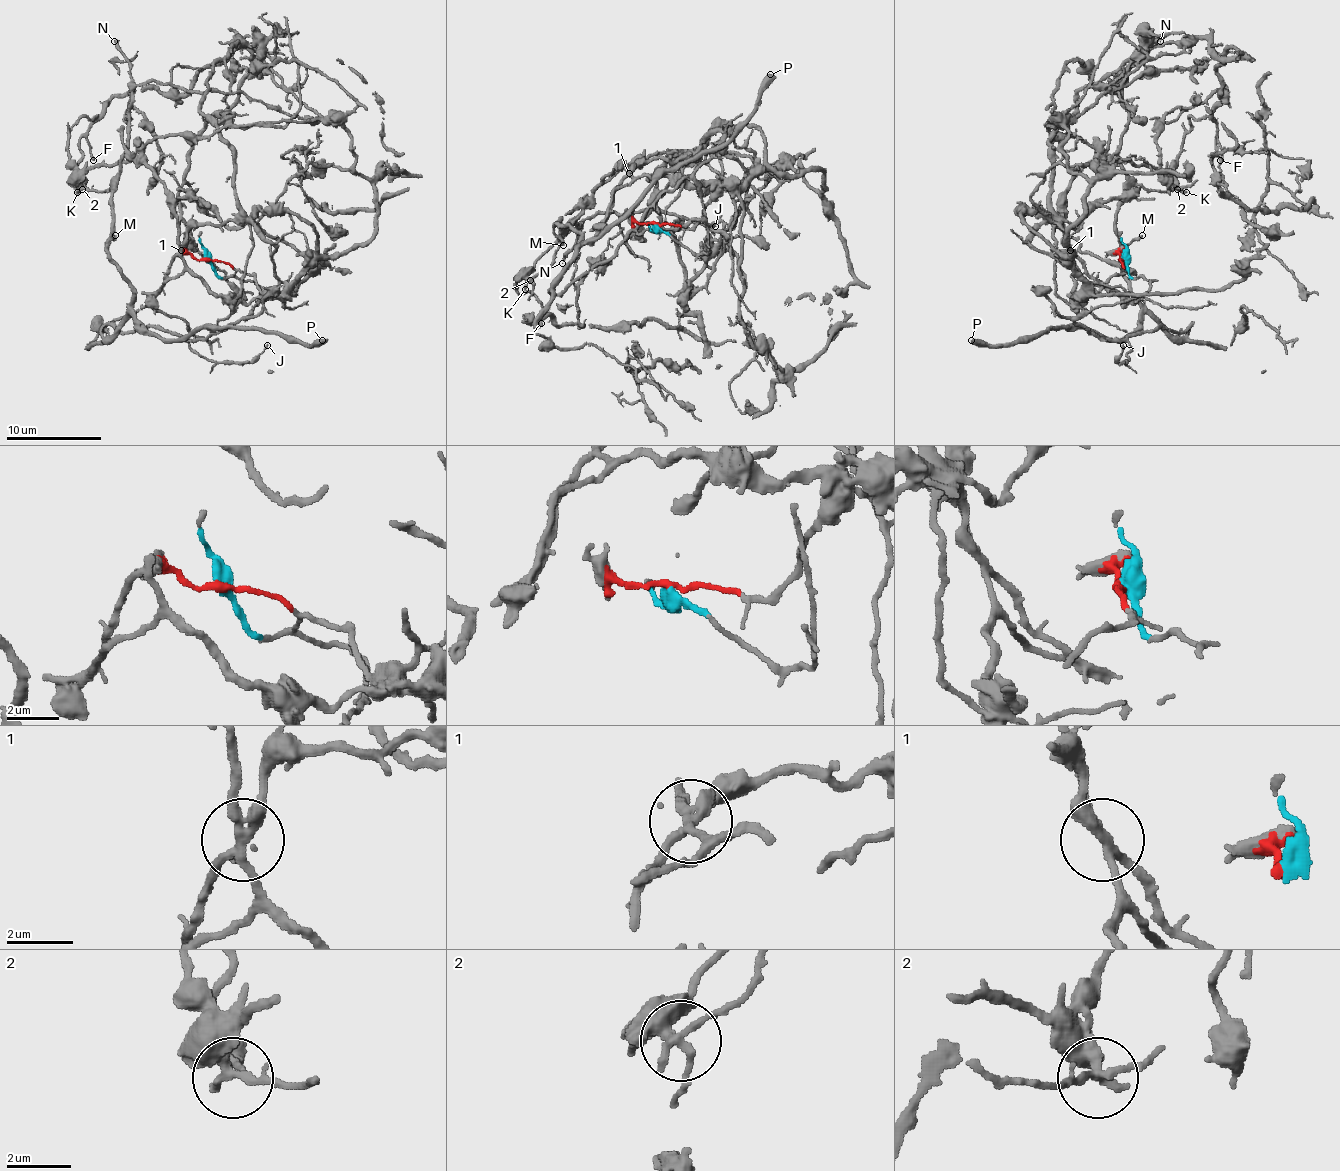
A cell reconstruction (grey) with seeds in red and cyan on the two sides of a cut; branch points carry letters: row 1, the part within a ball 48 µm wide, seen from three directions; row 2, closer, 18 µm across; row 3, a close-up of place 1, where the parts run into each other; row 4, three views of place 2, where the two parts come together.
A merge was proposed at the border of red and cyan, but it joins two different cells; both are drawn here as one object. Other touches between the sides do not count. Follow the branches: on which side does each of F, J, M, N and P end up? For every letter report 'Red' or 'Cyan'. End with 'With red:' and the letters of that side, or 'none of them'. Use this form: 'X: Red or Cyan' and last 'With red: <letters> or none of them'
F: Red
J: Cyan
M: Cyan
N: Cyan
P: Cyan
With red: F

